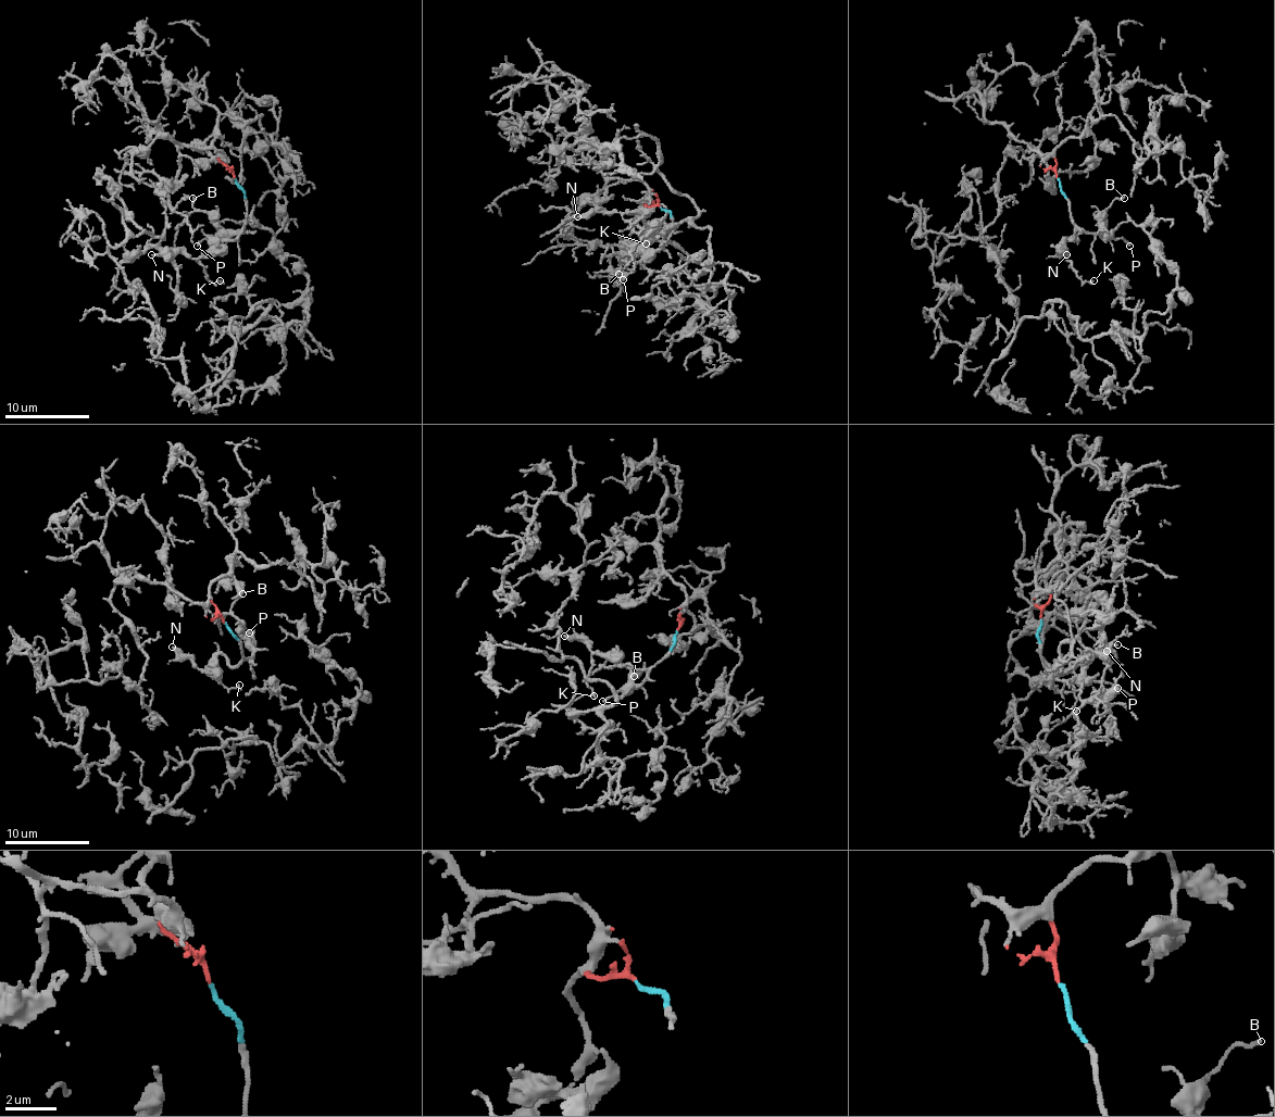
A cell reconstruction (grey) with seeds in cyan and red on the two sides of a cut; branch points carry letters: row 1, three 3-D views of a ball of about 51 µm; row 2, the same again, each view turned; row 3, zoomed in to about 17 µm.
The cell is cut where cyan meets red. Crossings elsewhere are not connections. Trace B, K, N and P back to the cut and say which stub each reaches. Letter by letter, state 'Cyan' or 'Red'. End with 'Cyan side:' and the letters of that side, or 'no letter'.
B: Cyan
K: Cyan
N: Cyan
P: Cyan
Cyan side: B, K, N, P

